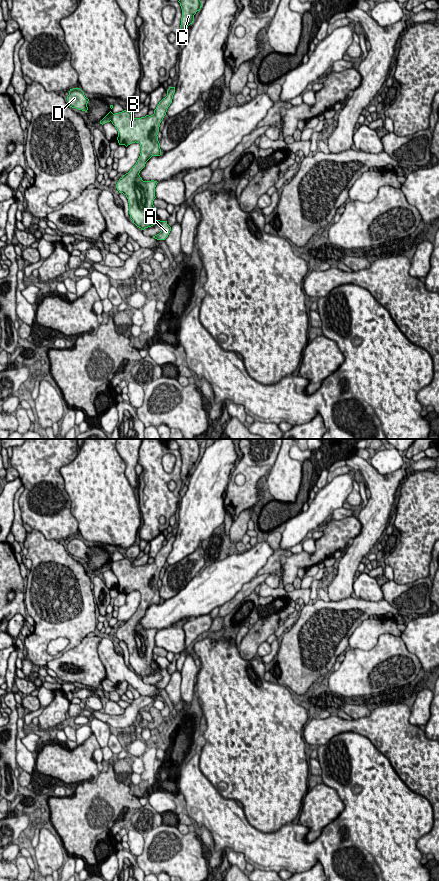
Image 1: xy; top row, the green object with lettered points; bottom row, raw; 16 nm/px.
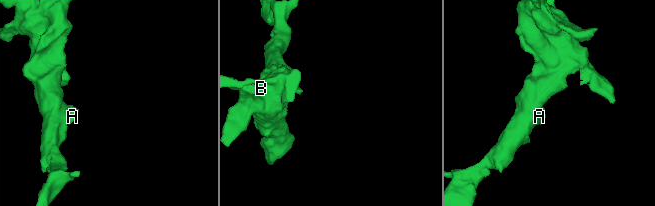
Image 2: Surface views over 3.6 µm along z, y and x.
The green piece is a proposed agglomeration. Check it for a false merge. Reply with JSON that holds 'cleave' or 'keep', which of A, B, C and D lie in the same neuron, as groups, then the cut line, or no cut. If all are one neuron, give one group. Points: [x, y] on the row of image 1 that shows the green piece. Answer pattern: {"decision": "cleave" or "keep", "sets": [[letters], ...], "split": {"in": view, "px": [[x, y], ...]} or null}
{"decision": "cleave", "sets": [["A", "B", "C"], ["D"]], "split": {"in": "xy", "px": [[113, 114], [109, 120]]}}

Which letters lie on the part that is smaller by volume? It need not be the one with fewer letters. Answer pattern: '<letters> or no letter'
A, B, C

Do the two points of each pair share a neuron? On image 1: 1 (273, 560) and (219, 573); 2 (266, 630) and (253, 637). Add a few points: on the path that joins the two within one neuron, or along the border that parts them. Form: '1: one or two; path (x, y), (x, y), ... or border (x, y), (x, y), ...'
1: two; border (267, 541), (273, 553), (255, 575)
2: one; path (263, 630), (256, 635)

